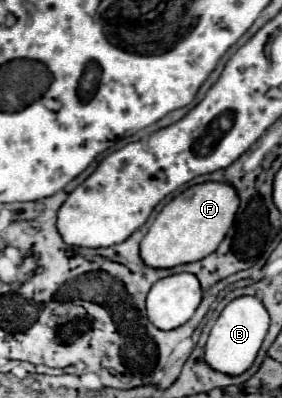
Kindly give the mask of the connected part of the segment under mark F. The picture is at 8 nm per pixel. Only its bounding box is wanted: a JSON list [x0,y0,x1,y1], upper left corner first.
[141,183,239,269]

